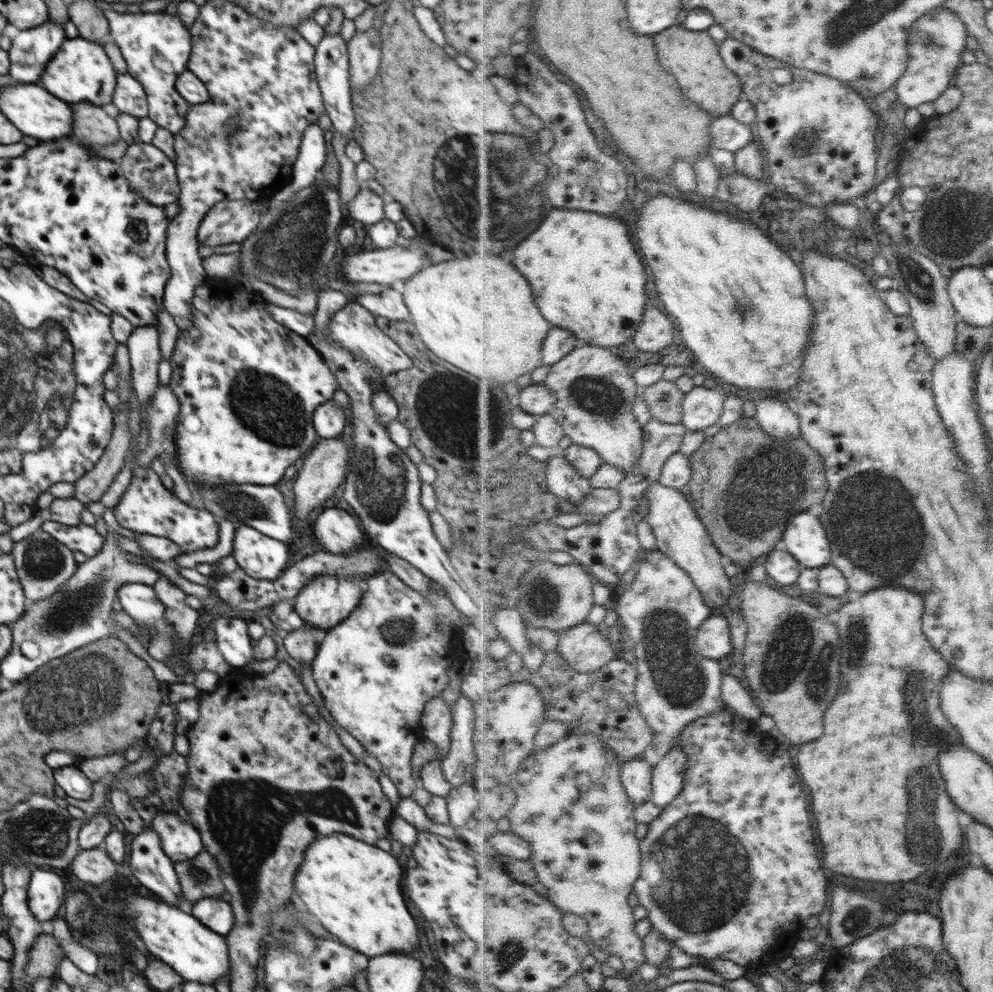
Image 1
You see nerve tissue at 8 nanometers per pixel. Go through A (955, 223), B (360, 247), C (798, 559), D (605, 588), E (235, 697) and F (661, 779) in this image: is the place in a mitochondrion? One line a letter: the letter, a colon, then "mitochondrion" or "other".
A: mitochondrion
B: other
C: other
D: other
E: other
F: other

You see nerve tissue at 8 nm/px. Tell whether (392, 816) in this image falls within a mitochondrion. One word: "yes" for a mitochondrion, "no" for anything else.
no

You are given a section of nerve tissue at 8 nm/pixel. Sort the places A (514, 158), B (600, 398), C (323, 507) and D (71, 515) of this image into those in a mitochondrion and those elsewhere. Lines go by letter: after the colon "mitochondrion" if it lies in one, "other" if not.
A: mitochondrion
B: mitochondrion
C: other
D: other

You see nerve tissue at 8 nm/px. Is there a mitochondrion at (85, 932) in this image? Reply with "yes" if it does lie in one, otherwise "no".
no

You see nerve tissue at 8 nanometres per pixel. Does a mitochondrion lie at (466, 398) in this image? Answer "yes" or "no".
yes

